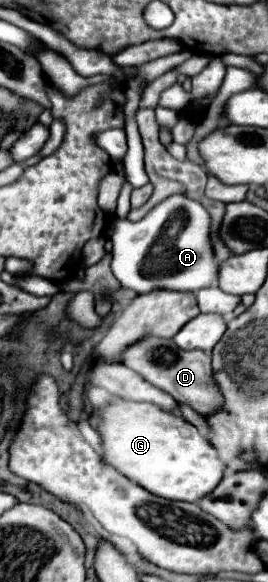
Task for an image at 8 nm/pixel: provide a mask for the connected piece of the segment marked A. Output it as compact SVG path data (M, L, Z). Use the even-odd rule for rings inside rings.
M183 194L169 196L139 222L115 220L111 242L111 270L115 278L121 286L131 288L137 294L155 288L197 292L217 280L219 264L209 242L209 214L199 202Z

